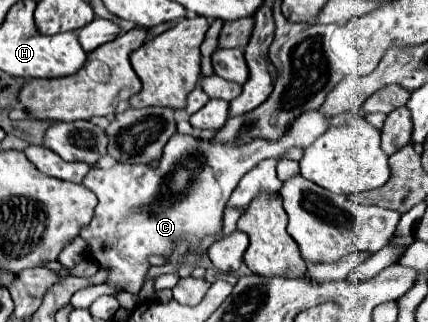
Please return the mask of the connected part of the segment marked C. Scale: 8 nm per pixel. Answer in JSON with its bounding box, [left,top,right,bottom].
[79,109,331,295]

